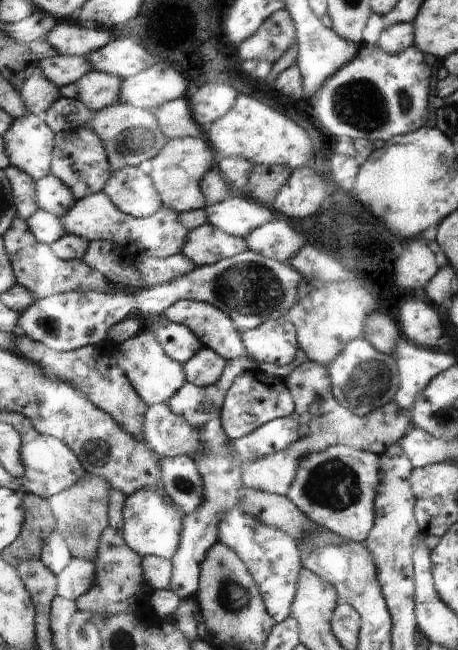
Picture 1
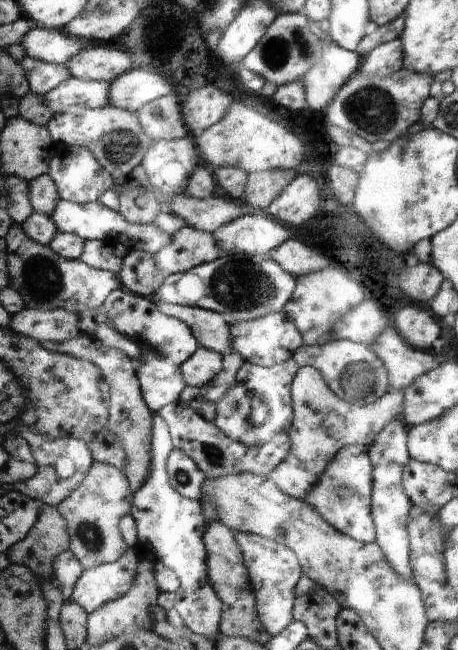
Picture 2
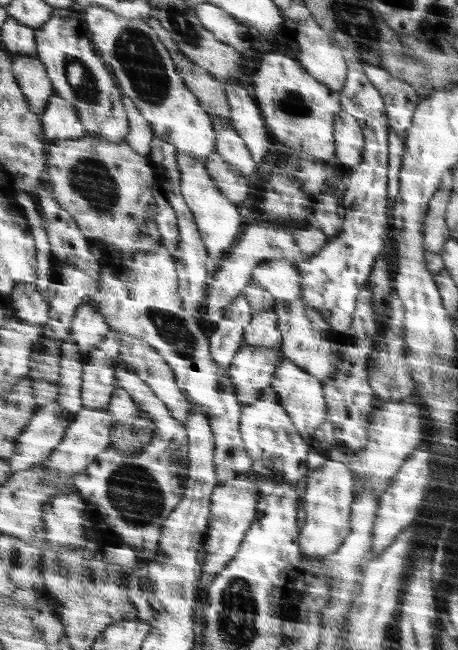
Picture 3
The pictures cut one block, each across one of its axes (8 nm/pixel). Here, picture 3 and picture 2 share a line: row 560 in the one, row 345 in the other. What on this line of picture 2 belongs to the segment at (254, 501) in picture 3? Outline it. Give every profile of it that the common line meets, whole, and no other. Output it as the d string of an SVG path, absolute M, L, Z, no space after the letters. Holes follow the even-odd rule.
M175 303L157 305L159 305L168 316L178 318L185 324L188 324L198 338L201 346L210 348L222 354L222 356L231 352L231 326L224 314L201 307Z

